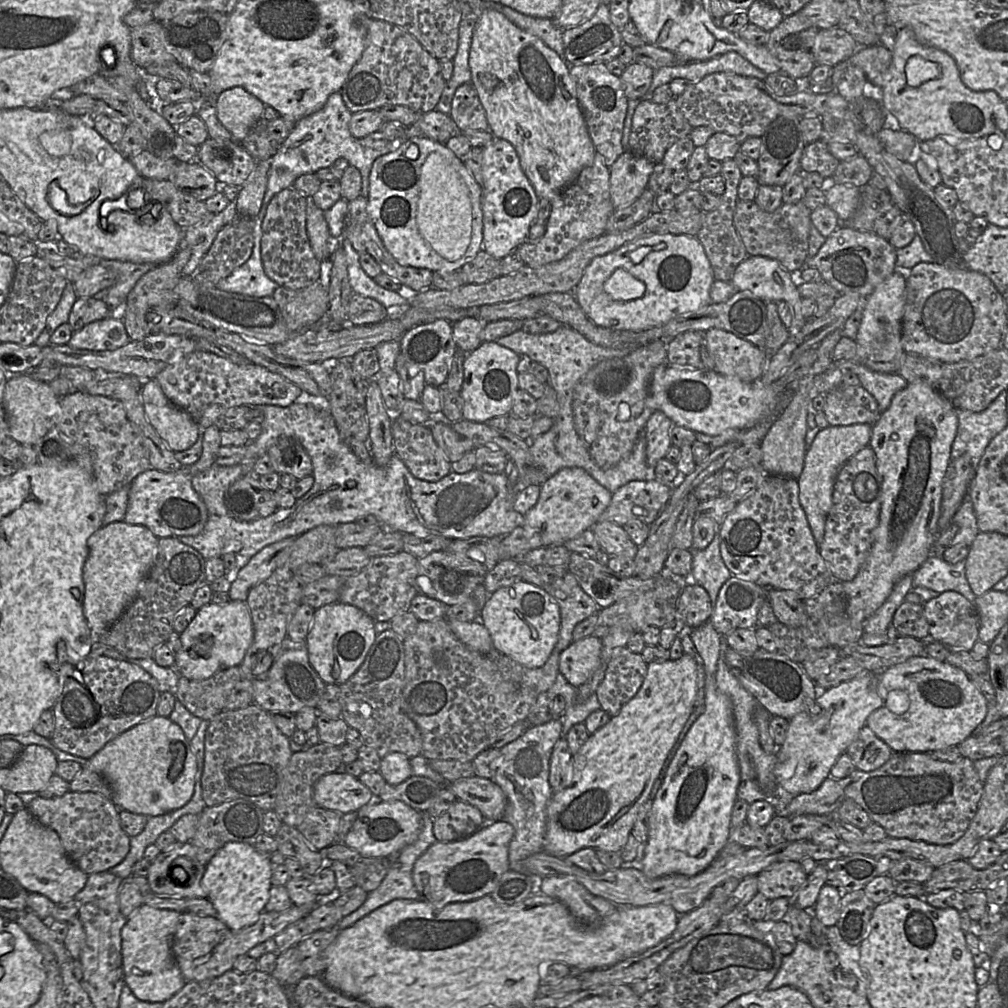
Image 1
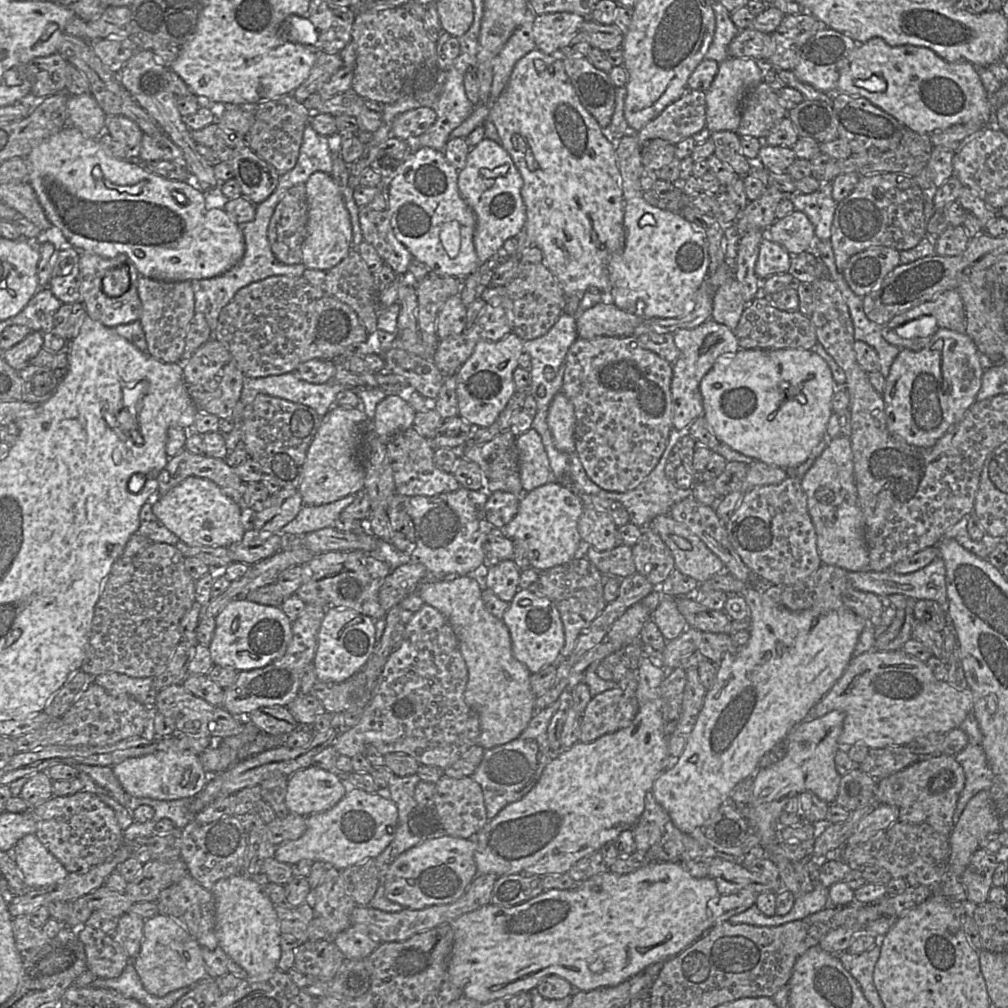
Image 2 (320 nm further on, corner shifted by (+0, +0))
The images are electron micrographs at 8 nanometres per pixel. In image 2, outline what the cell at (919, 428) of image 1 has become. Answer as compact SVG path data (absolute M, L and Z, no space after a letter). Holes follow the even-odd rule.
M941 328L919 351L902 348L884 387L888 431L909 445L933 446L976 402L985 369L982 355L966 333Z

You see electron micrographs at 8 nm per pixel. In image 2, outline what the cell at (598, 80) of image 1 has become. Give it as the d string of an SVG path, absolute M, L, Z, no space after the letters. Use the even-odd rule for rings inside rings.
M586 56L561 57L564 68L584 108L597 120L602 129L607 128L615 109L615 86L608 73L596 68Z

